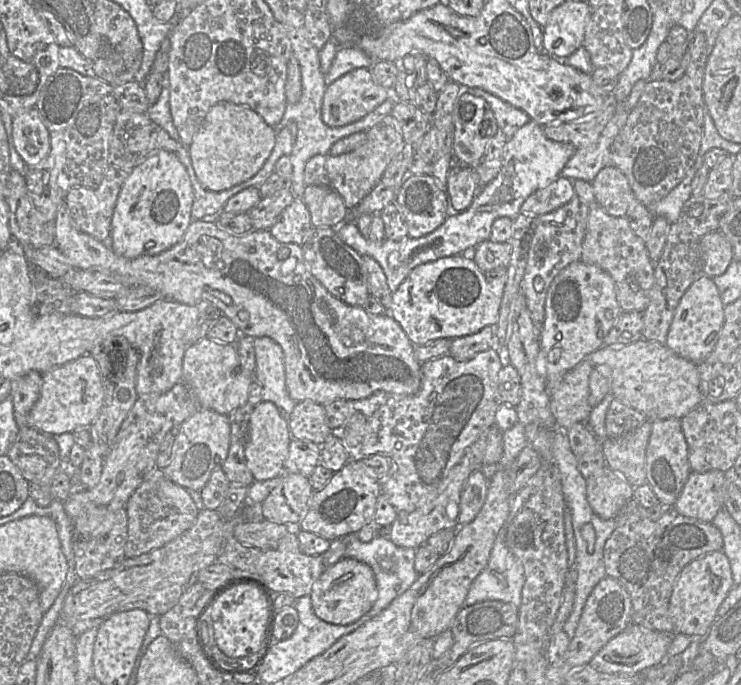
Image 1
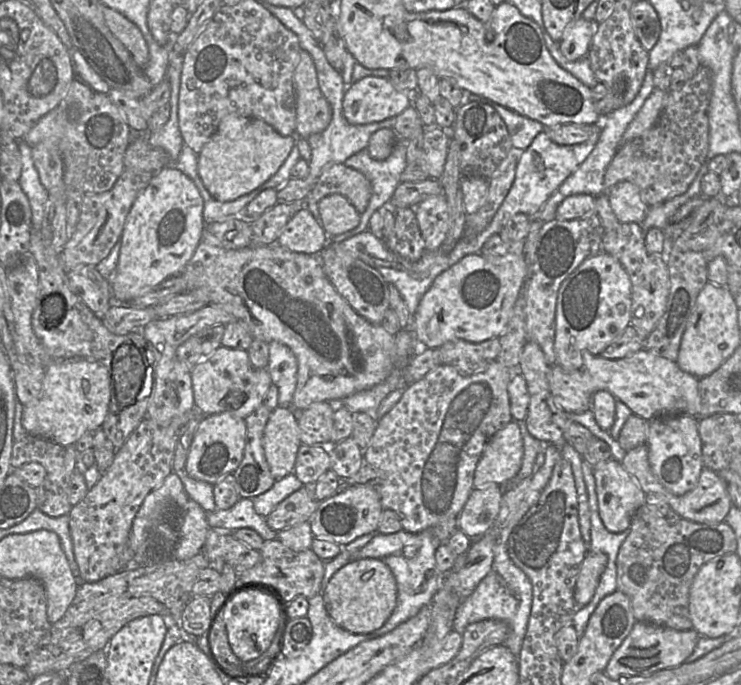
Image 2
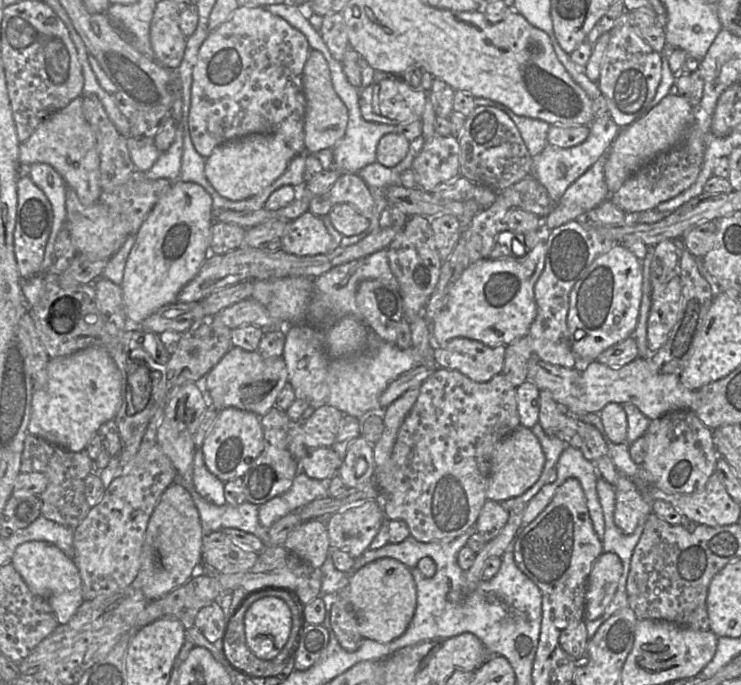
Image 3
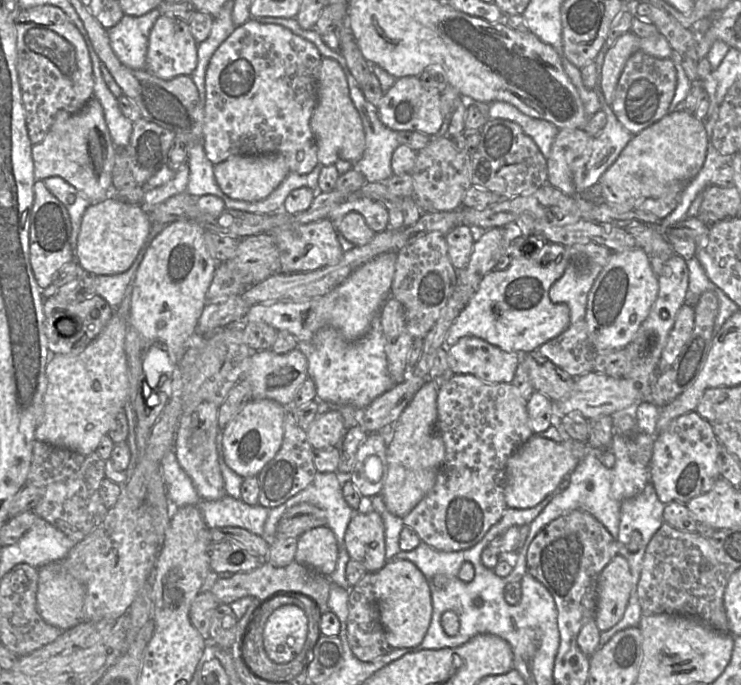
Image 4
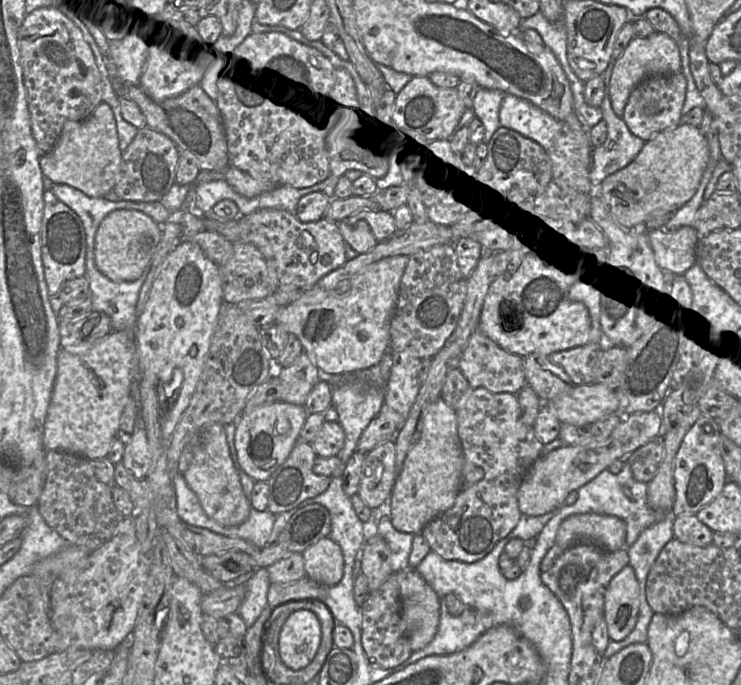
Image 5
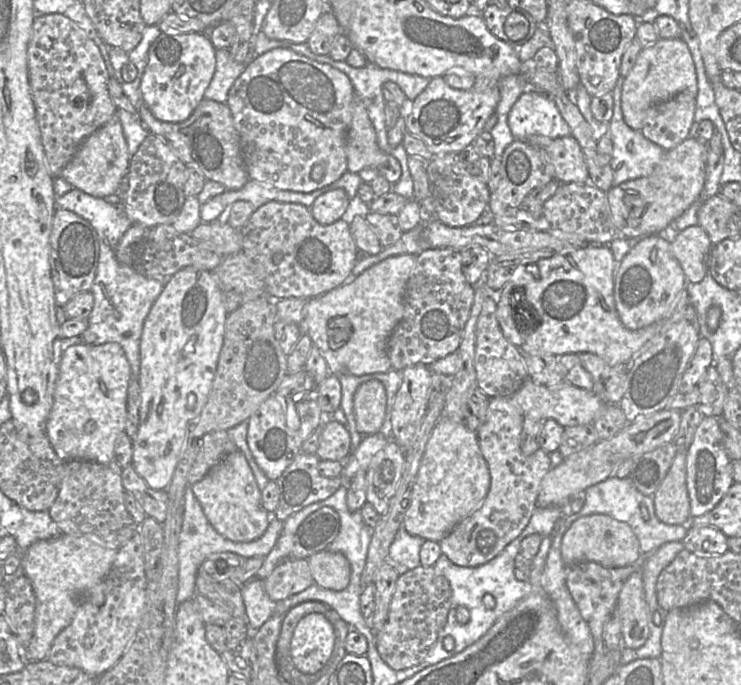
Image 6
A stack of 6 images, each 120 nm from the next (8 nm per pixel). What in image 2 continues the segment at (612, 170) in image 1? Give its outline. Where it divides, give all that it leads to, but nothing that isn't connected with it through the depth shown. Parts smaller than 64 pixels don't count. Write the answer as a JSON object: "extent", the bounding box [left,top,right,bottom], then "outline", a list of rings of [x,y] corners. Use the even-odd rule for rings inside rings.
{"extent":[603,182,649,223],"outline":[[[619,182],[603,194],[607,195],[610,206],[621,223],[644,222],[649,206],[643,201],[640,189],[635,184]]]}

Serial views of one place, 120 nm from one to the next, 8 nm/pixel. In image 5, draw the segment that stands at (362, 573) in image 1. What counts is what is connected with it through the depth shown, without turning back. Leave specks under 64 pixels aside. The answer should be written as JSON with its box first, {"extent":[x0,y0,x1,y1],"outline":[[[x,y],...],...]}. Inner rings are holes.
{"extent":[396,568,440,650],"outline":[[[407,568],[396,574],[404,631],[412,650],[420,650],[431,642],[437,632],[440,599],[415,568]]]}

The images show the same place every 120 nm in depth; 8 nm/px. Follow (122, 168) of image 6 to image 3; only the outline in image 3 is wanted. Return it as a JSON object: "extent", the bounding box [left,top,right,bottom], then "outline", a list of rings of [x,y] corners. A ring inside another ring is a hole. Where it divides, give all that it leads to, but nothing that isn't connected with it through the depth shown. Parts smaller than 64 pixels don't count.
{"extent":[19,97,102,206],"outline":[[[82,97],[74,99],[63,109],[43,120],[32,135],[19,145],[20,163],[30,166],[44,163],[52,166],[72,188],[79,201],[89,206],[98,202],[102,193],[99,184],[100,158],[97,152],[96,136],[82,112]]]}

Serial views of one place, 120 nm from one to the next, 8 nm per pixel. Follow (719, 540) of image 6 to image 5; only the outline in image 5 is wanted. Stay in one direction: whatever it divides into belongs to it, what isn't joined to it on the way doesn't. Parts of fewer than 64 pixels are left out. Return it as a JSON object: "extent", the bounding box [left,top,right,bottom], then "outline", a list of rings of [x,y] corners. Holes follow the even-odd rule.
{"extent":[672,514,713,547],"outline":[[[696,514],[673,516],[672,523],[674,537],[679,541],[699,547],[713,544],[713,531]]]}

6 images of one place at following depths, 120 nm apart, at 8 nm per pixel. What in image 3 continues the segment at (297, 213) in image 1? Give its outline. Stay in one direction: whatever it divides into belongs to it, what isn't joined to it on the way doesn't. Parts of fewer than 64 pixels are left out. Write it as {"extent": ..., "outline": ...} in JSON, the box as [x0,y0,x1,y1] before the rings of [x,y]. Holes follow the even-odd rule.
{"extent":[282,211,336,256],"outline":[[[310,211],[288,224],[282,240],[282,249],[296,256],[325,254],[336,247],[321,218]]]}

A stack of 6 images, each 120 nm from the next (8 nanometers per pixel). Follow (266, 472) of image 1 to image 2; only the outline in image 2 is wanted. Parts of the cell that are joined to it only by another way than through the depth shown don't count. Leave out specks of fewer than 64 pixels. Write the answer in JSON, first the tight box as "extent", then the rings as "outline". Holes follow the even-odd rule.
{"extent":[263,406,301,480],"outline":[[[277,406],[272,410],[263,434],[265,456],[276,480],[294,472],[297,452],[301,444],[298,420],[289,409]]]}

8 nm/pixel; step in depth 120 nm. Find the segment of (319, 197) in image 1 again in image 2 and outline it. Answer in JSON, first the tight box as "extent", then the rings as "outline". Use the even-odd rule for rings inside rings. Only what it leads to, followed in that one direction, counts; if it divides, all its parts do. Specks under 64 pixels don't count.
{"extent":[318,194,361,235],"outline":[[[330,194],[318,202],[321,225],[327,234],[340,235],[355,229],[361,214],[350,201],[341,194]]]}

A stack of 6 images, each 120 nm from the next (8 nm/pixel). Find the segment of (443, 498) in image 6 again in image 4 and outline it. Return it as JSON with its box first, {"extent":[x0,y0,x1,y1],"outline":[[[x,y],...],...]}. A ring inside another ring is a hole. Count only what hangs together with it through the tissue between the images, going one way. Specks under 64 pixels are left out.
{"extent":[380,382,445,518],"outline":[[[425,382],[391,426],[392,438],[386,445],[387,472],[380,495],[387,510],[399,518],[408,515],[432,489],[445,460],[445,444],[436,431],[437,393],[433,382]]]}

